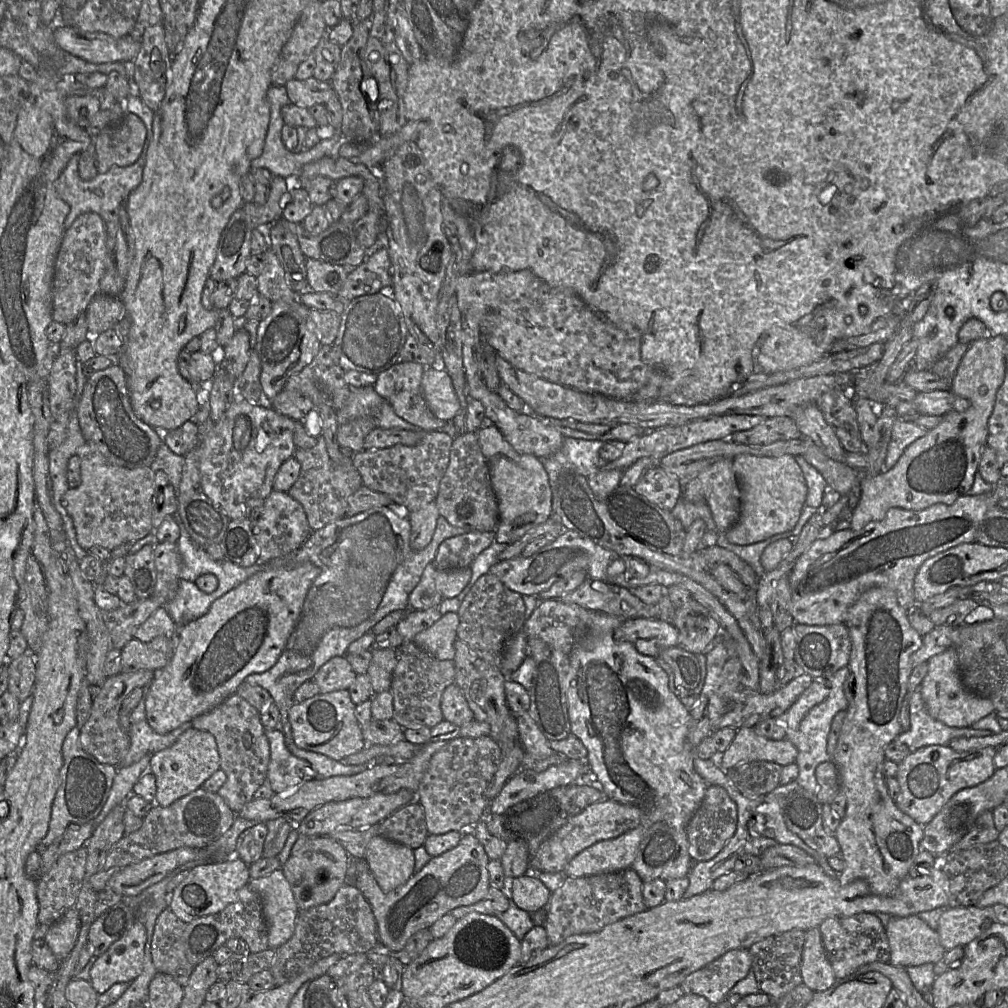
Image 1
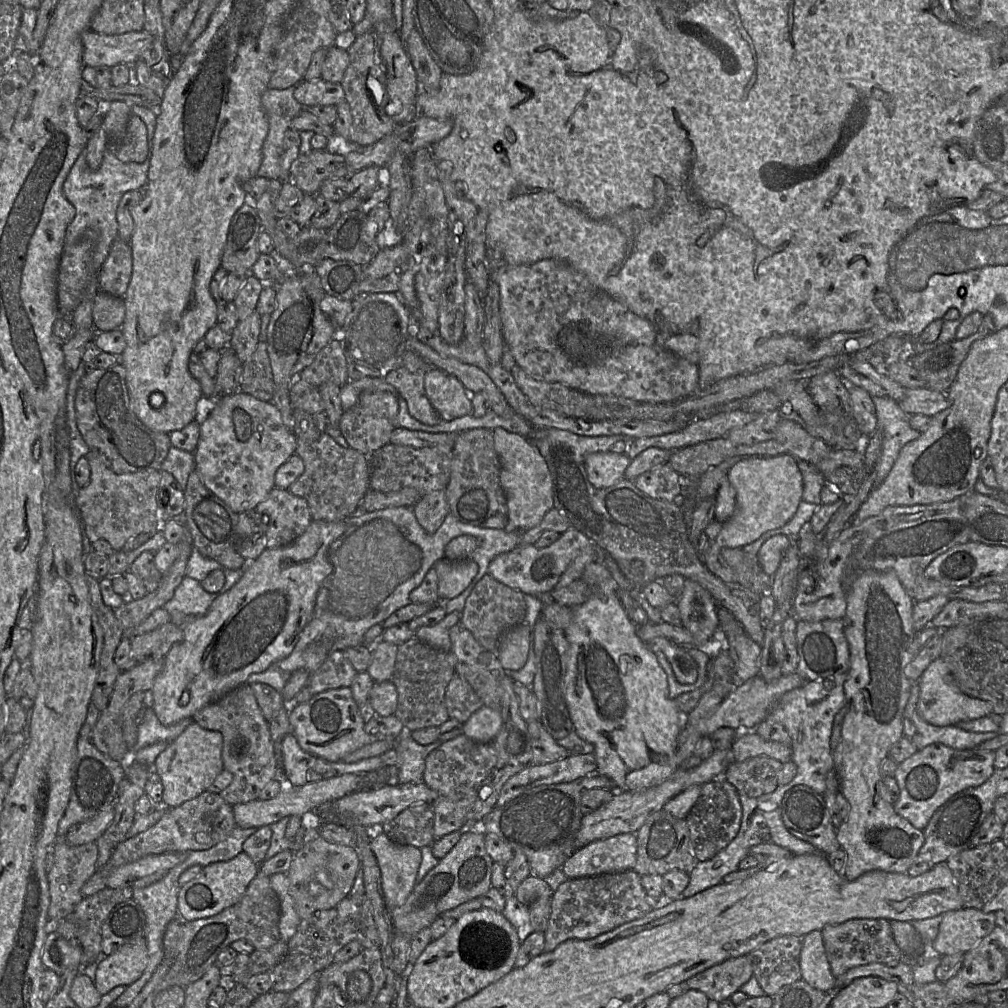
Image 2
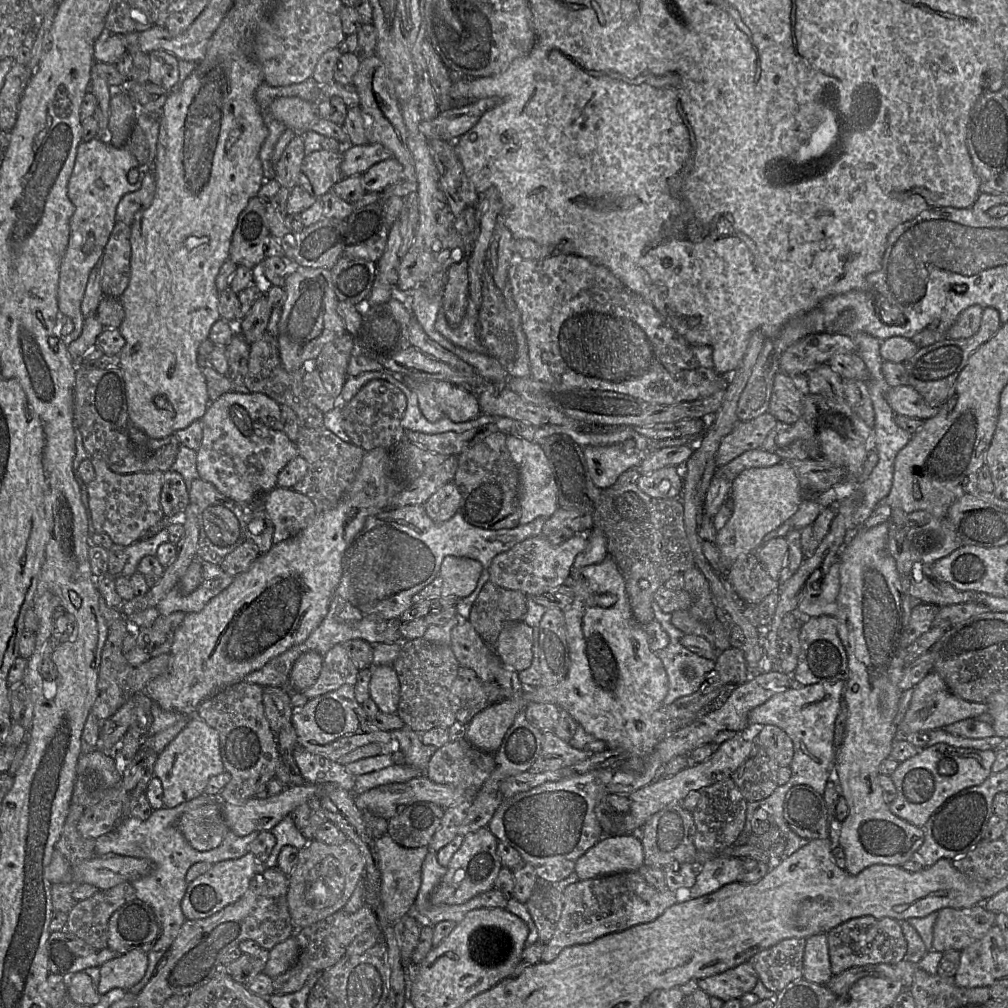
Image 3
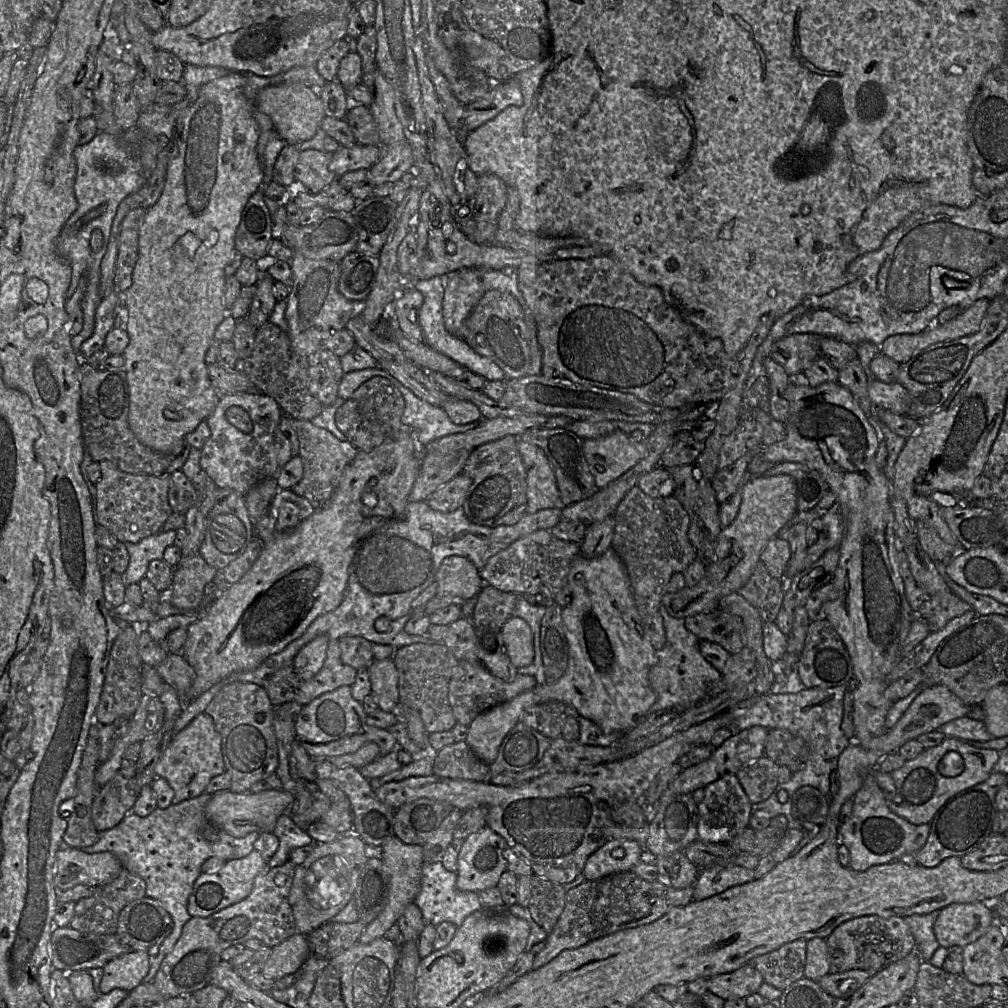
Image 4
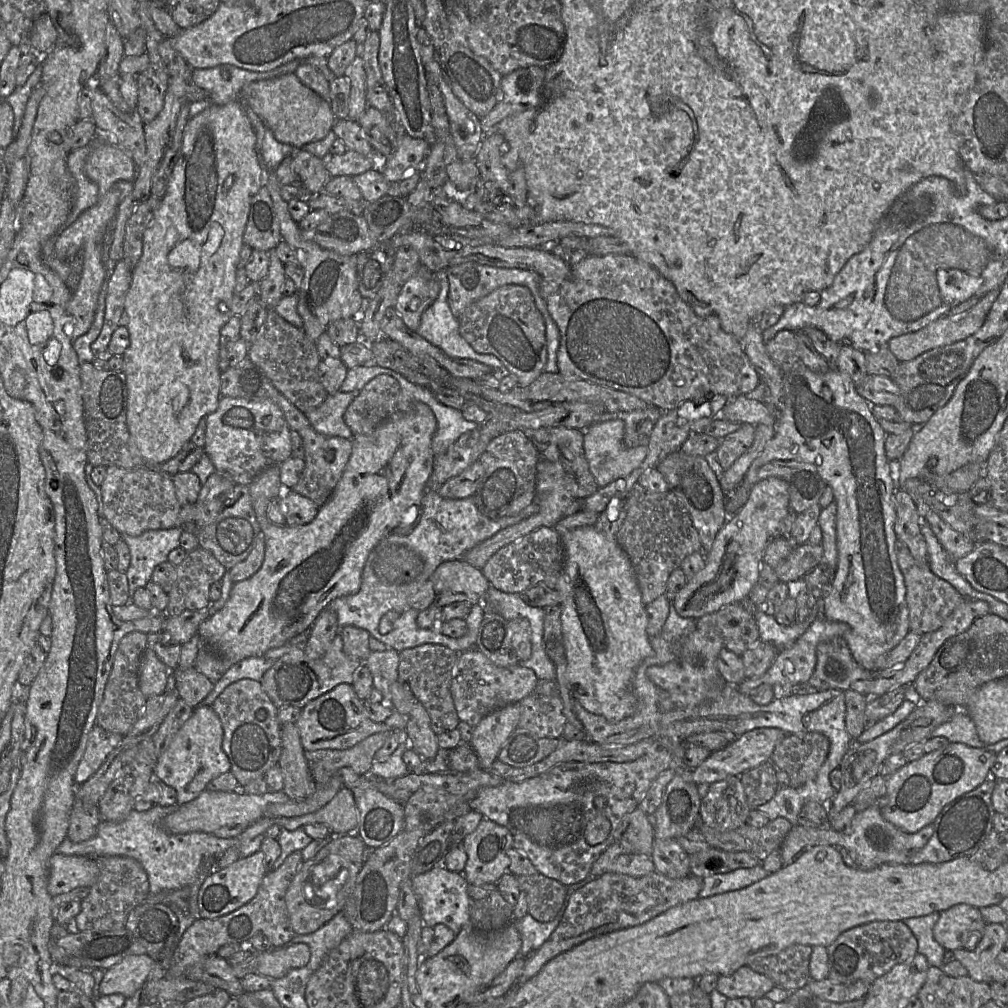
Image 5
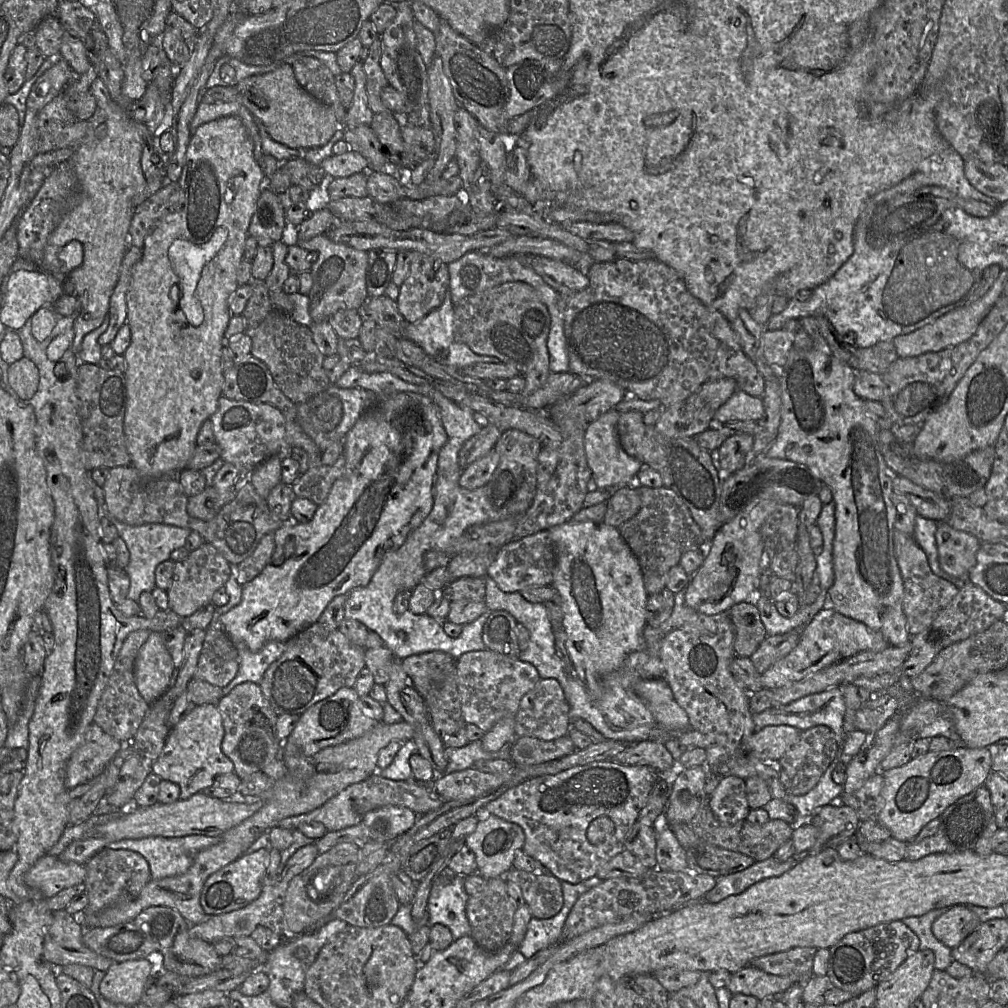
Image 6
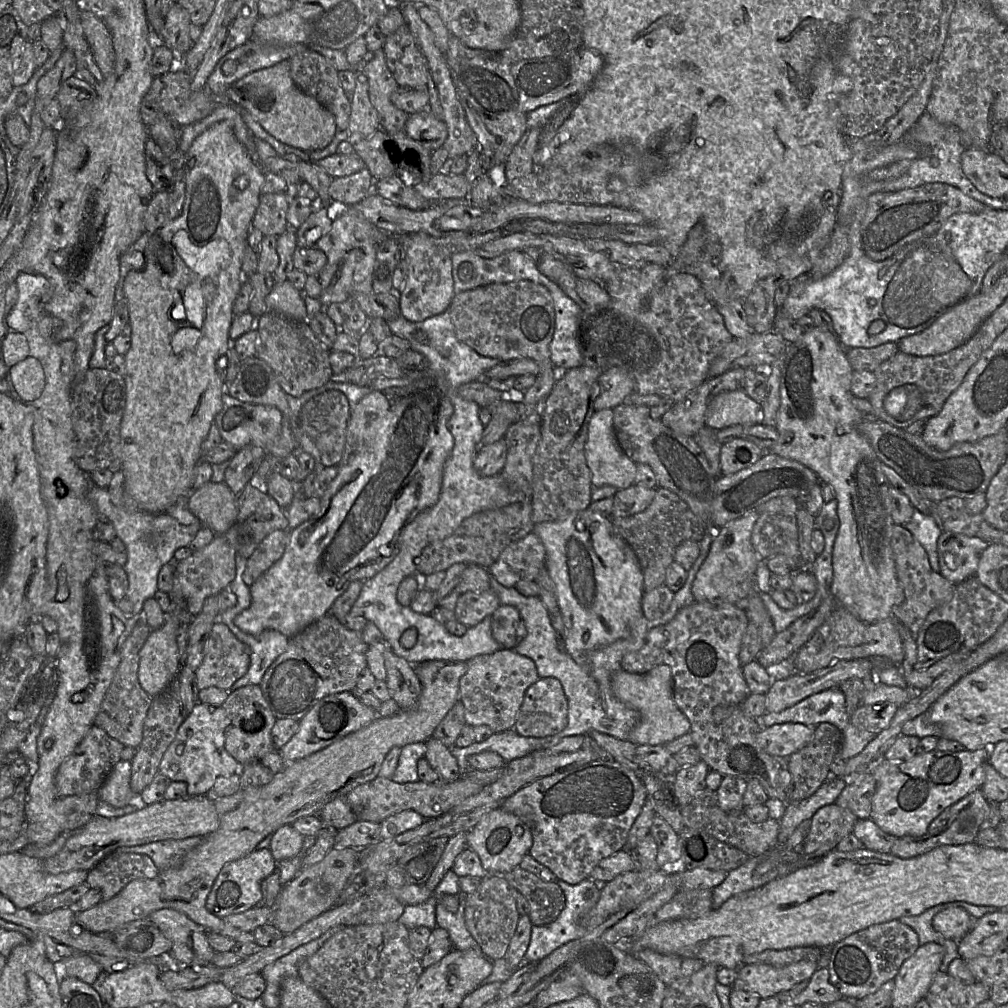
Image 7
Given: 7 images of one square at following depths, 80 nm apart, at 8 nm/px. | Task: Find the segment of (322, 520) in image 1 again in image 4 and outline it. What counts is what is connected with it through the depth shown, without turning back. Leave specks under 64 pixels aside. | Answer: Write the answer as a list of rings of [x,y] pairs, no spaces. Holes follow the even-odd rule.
[[[291,420],[299,439],[299,453],[303,461],[303,476],[290,489],[306,498],[315,510],[323,507],[332,497],[346,466],[353,461],[359,450],[348,441],[341,441],[324,428],[316,427],[307,420]]]

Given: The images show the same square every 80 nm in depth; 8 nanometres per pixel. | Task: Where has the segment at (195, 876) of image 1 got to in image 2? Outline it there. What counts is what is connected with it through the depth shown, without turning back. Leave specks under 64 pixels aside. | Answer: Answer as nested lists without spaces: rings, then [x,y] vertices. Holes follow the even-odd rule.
[[[244,852],[235,858],[209,864],[191,881],[180,887],[177,918],[183,922],[208,918],[238,903],[250,882],[259,874],[259,865]]]

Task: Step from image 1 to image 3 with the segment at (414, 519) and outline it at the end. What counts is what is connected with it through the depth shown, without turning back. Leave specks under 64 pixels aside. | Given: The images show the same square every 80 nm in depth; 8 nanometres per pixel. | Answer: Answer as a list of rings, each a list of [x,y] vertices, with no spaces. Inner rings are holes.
[[[450,481],[440,486],[422,503],[427,516],[433,522],[442,522],[457,511],[461,494],[458,486]]]

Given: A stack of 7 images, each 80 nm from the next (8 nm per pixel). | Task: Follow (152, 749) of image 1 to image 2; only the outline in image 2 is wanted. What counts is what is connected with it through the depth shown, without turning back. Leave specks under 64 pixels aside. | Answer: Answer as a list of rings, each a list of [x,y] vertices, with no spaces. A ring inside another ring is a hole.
[[[144,692],[144,717],[137,725],[137,741],[131,752],[156,742],[173,742],[192,722],[192,718],[183,719],[172,725],[163,725],[150,706],[149,692]]]

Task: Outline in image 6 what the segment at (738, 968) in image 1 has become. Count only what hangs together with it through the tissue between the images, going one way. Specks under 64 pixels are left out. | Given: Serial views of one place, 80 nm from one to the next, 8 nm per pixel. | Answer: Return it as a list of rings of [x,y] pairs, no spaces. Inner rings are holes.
[[[747,965],[732,973],[726,988],[734,994],[744,994],[759,1000],[774,999],[776,993],[784,993],[794,984],[798,984],[798,976],[778,976],[769,974],[759,968]]]

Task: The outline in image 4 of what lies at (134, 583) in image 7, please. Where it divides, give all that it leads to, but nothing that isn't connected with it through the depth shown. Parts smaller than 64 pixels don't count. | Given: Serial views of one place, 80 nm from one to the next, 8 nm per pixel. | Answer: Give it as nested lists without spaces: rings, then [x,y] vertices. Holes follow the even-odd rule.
[[[175,530],[159,531],[137,543],[124,543],[129,555],[129,562],[122,574],[125,585],[139,583],[145,577],[149,563],[163,558],[164,550],[173,545]]]

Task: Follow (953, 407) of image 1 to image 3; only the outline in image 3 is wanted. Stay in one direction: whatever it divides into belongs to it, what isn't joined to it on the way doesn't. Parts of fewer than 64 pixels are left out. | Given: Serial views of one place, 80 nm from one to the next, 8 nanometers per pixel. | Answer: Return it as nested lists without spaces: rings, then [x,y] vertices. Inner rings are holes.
[[[910,385],[890,387],[886,399],[895,414],[918,418],[922,421],[939,412],[939,407],[930,406]]]

